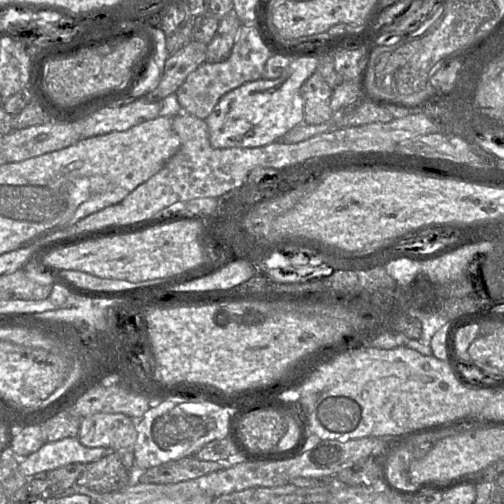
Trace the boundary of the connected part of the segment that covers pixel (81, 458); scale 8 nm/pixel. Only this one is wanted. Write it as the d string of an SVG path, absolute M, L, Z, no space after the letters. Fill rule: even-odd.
M66 437L55 442L46 442L40 449L20 460L19 471L25 477L47 472L71 464L88 464L112 451L104 447L86 447L77 437Z

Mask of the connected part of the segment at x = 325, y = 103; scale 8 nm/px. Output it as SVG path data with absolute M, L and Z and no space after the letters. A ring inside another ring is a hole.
M311 75L301 86L304 122L321 124L332 121L332 88L318 75Z

